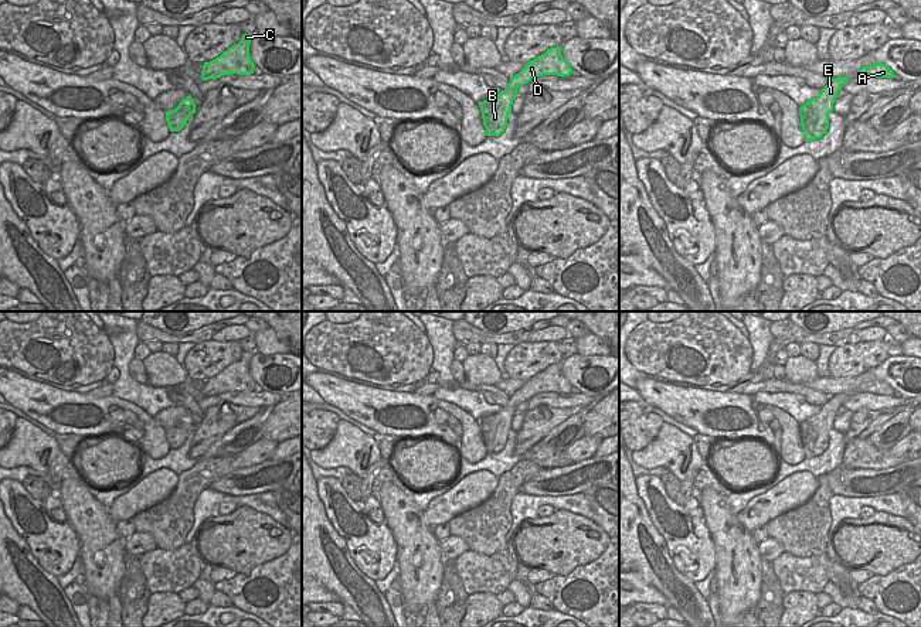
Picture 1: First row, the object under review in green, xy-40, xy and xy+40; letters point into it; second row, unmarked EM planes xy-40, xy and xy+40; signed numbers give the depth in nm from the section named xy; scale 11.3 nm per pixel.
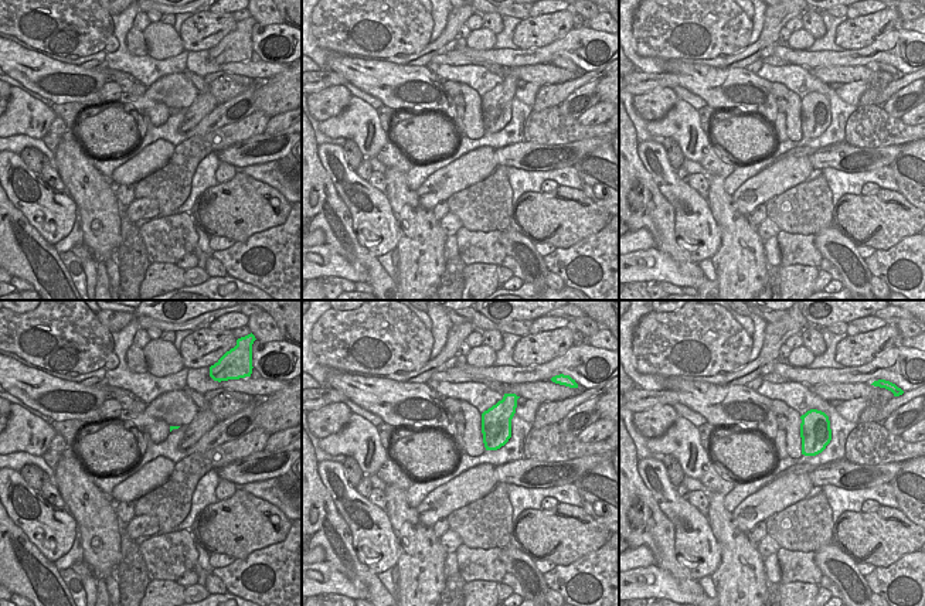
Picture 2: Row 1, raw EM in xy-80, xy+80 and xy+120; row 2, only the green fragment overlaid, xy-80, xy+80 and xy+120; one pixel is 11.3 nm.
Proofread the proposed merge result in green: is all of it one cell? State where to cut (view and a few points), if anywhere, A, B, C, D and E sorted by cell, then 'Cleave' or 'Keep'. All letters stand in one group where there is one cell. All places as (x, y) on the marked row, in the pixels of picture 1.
No split. Groups: A B C D E. Keep.

